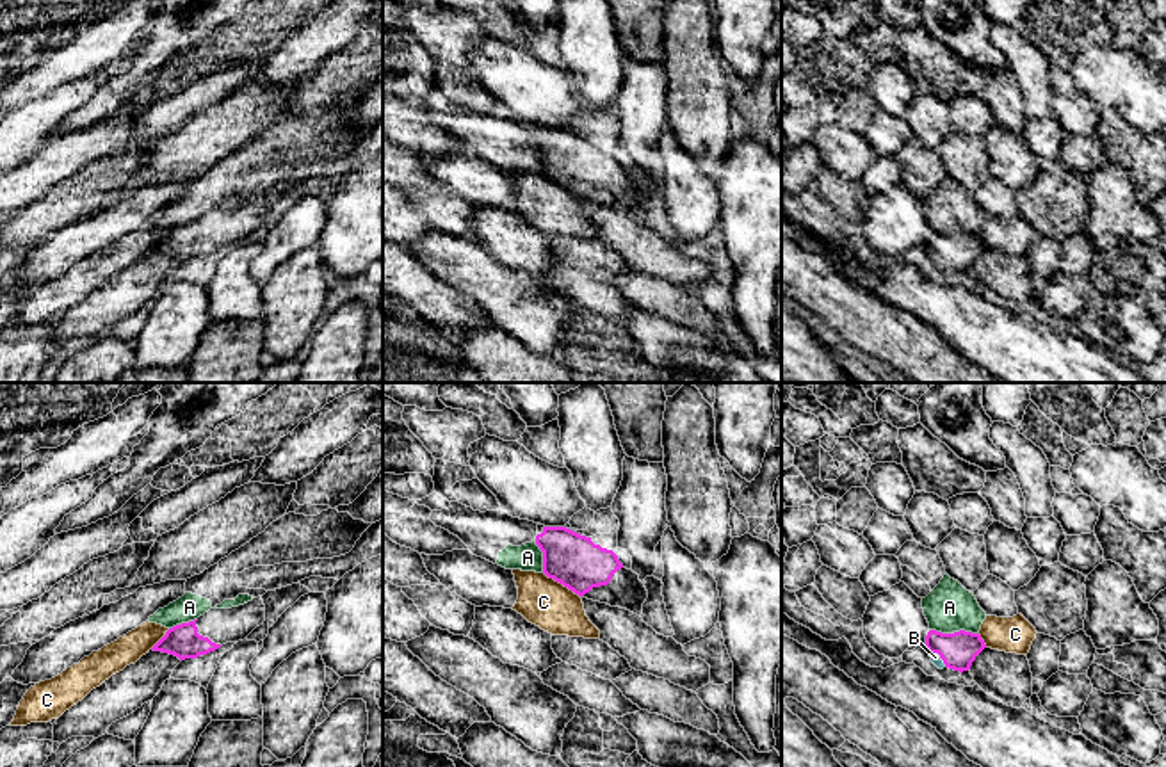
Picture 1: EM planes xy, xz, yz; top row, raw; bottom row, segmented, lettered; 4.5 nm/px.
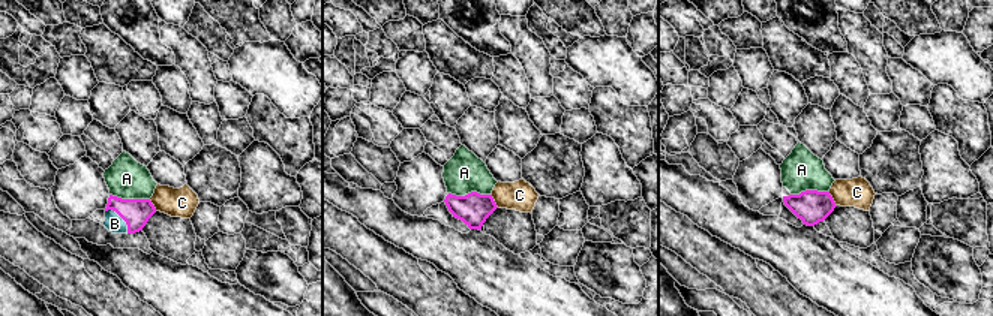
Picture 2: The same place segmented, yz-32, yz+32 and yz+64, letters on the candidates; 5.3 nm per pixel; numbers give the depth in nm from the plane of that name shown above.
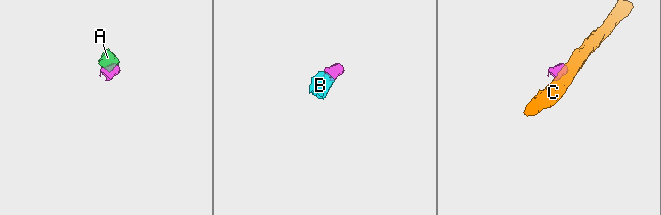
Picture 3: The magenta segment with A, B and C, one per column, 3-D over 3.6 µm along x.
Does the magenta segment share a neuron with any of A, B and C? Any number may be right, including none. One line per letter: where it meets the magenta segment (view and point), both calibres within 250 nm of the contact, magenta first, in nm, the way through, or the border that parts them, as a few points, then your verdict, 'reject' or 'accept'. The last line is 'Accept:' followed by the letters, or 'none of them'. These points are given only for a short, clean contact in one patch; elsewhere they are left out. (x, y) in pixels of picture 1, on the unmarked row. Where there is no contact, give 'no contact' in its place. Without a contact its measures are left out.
A: meets magenta in yz at (955, 234); 170 nm thick on the magenta side, 220 nm on the other; border along yz (930, 230), (942, 234), (971, 232), (978, 235); reject
B: meets magenta in yz at (940, 258); 170 nm thick on the magenta side, 50 nm on the other; runs through yz (958, 251), (947, 251), (940, 258), (935, 258); accept
C: meets magenta in xz at (561, 184); 240 nm thick on the magenta side, 220 nm on the other; border along xz (543, 173), (579, 198); reject
Accept: B

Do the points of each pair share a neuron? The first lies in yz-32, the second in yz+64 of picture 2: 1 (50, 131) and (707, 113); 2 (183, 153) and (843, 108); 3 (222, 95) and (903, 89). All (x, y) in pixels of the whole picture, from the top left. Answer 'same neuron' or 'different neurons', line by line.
1: same neuron
2: same neuron
3: same neuron

